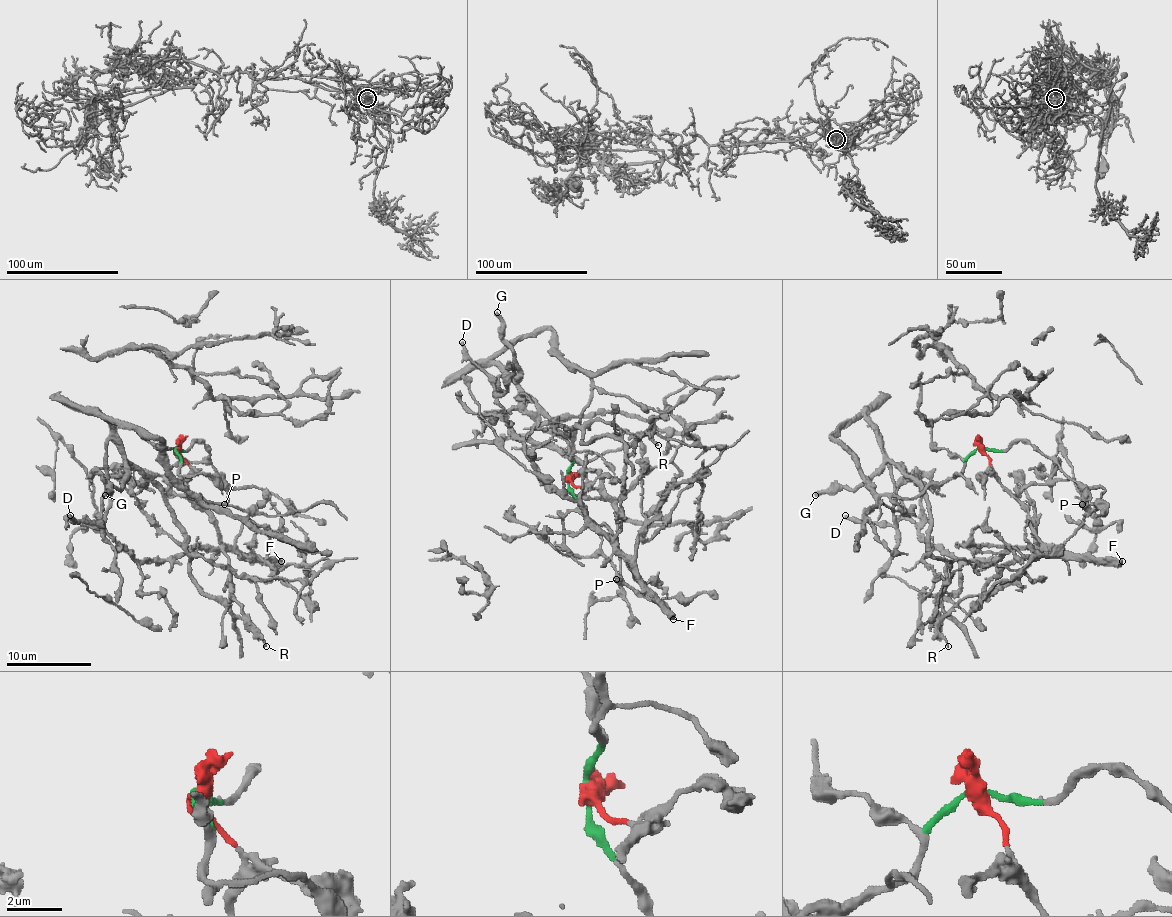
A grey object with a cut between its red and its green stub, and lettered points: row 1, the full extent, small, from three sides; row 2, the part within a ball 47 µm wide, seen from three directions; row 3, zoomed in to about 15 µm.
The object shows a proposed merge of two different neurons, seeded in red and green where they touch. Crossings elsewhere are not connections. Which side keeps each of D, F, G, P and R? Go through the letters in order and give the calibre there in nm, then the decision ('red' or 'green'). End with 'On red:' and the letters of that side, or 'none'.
D: 240 nm thick; green
F: 550 nm thick; red
G: 340 nm thick; green
P: 220 nm thick; green
R: 170 nm thick; red
On red: F, R

